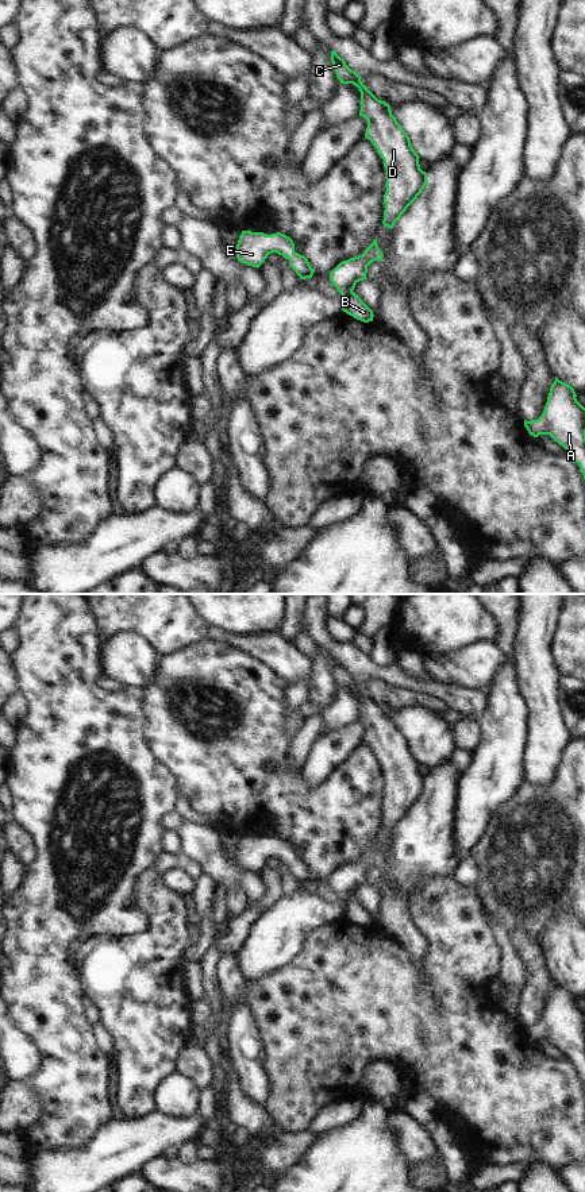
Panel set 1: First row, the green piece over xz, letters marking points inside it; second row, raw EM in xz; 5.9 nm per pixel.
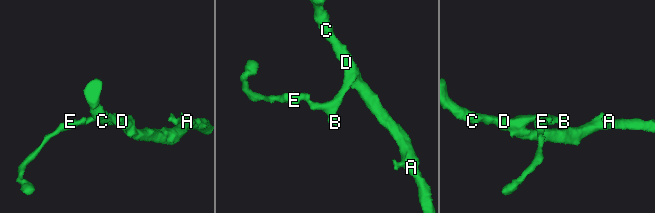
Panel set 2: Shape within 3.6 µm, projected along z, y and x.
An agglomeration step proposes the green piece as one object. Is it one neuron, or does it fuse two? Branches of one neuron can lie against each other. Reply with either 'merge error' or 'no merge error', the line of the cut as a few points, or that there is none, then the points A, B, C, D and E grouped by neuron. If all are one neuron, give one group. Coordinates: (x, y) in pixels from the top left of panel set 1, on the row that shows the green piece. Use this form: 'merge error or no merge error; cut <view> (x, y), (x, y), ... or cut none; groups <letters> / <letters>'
no merge error; cut none; groups A B C D E

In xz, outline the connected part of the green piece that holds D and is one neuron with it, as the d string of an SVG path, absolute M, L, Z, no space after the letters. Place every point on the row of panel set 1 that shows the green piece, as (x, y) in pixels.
M335 50L331 51L331 62L340 84L353 84L361 92L359 116L367 120L365 138L377 148L386 170L382 224L392 229L424 189L427 173L420 169L420 157L412 148L408 134L392 115L390 105L378 100Z

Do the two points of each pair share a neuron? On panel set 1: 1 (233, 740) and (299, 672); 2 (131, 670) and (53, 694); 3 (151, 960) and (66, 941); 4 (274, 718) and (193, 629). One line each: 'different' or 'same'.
1: different
2: different
3: different
4: different

